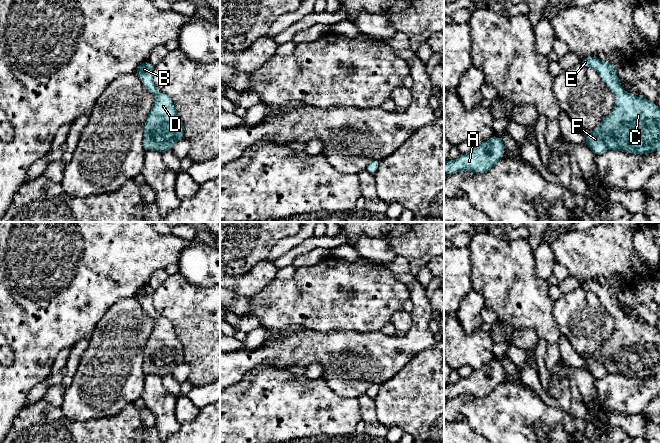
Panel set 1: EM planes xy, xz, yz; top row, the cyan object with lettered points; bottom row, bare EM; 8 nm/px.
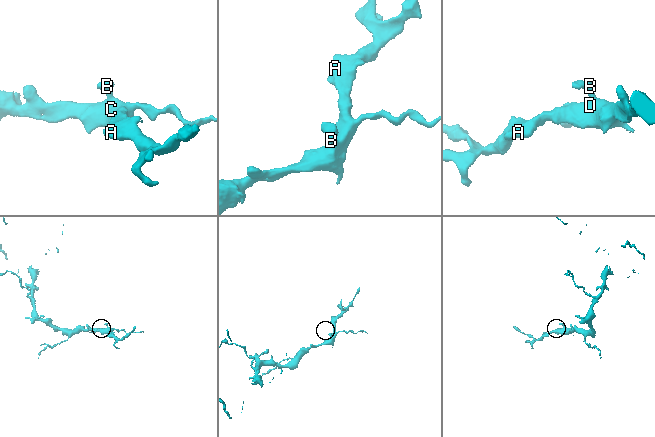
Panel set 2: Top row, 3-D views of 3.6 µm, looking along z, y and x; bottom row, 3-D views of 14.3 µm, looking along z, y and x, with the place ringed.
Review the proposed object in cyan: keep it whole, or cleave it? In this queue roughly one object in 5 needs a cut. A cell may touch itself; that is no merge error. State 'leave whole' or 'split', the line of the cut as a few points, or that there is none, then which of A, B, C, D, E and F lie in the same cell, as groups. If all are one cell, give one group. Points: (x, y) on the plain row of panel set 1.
leave whole; no cut; A B C D E F

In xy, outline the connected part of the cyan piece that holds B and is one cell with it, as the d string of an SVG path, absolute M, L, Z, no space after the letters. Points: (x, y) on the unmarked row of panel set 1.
M148 284L140 288L135 296L147 315L156 320L144 347L143 371L164 377L184 362L184 348L172 323L155 311L153 293Z

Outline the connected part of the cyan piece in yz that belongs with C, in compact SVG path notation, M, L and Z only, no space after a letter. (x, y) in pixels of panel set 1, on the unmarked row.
M595 280L581 282L580 287L598 296L601 303L613 316L616 324L612 336L600 346L595 354L582 357L587 364L586 370L595 379L602 378L607 374L623 375L630 378L648 378L659 374L660 334L656 327L650 326L645 321L636 321L626 316L620 309L614 288L600 285Z

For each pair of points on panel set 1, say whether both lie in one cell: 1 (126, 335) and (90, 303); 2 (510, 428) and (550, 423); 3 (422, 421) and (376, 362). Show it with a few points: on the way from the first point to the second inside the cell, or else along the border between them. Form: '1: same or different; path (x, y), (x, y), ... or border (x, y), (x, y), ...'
1: different; border (120, 299), (104, 314), (91, 335)
2: same; path (520, 418), (540, 418)
3: different; border (407, 364), (379, 385)

